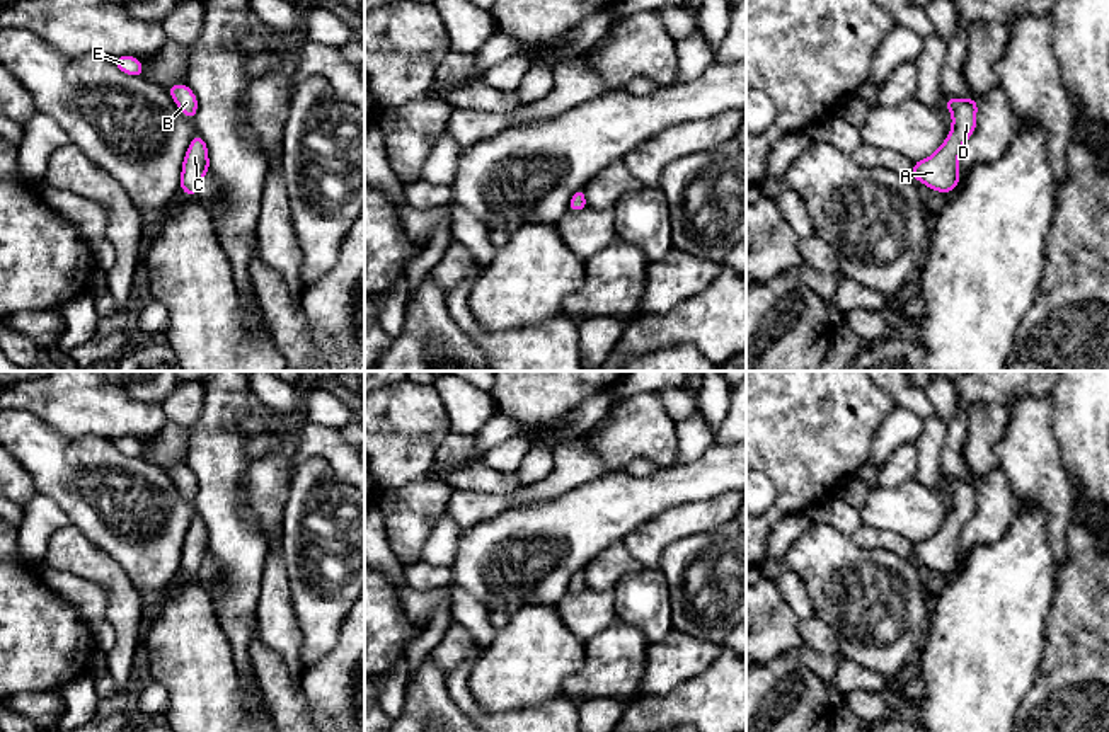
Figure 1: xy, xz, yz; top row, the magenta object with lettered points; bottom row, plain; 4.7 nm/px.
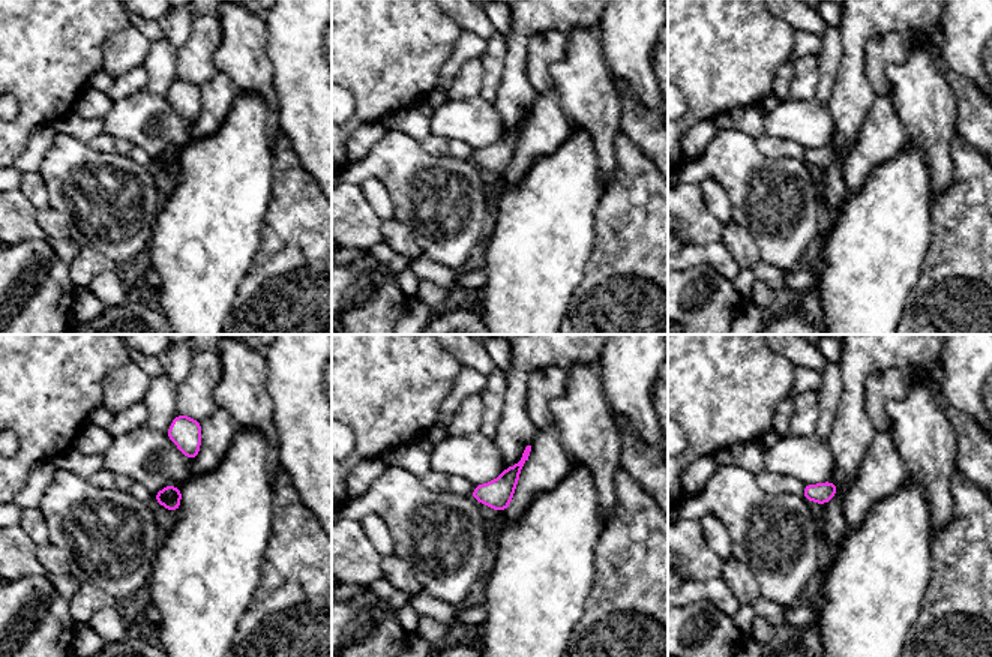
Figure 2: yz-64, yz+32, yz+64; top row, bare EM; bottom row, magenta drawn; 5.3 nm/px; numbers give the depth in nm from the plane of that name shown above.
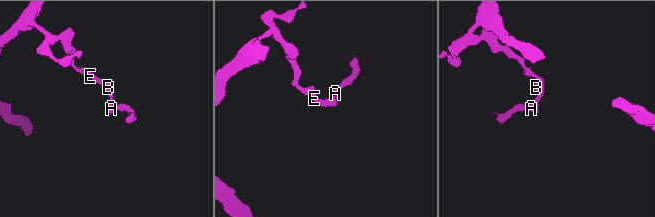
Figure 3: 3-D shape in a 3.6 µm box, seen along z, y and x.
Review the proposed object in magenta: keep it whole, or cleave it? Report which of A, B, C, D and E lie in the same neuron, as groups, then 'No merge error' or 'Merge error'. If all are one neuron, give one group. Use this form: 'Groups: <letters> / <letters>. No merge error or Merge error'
Groups: A B C D E. No merge error

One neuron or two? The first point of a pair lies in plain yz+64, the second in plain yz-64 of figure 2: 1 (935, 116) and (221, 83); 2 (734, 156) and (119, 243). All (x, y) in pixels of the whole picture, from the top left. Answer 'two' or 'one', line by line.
1: two
2: one

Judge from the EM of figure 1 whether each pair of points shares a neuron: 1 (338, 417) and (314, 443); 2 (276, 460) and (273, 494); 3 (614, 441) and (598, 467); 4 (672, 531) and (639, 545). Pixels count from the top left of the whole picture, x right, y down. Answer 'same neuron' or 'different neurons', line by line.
1: different neurons
2: same neuron
3: different neurons
4: same neuron

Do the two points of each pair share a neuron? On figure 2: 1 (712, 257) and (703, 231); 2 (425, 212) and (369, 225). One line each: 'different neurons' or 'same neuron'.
1: different neurons
2: different neurons

